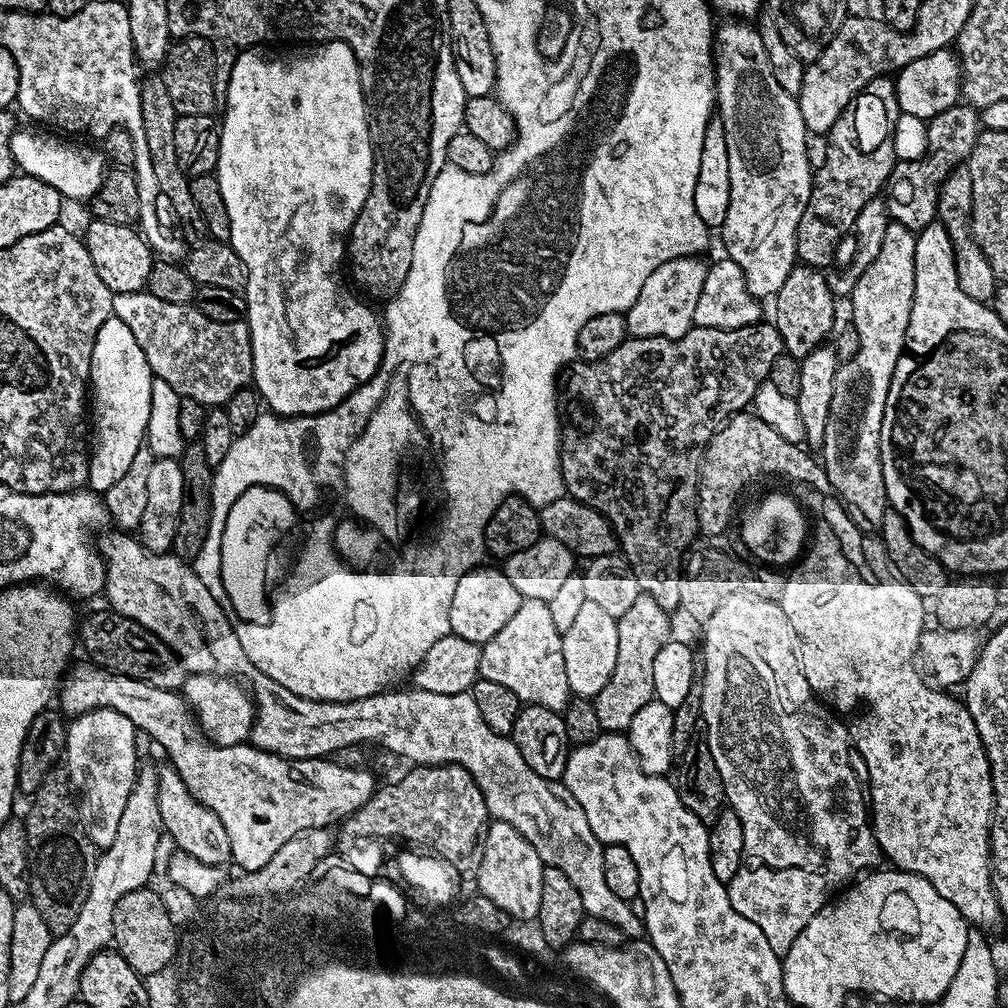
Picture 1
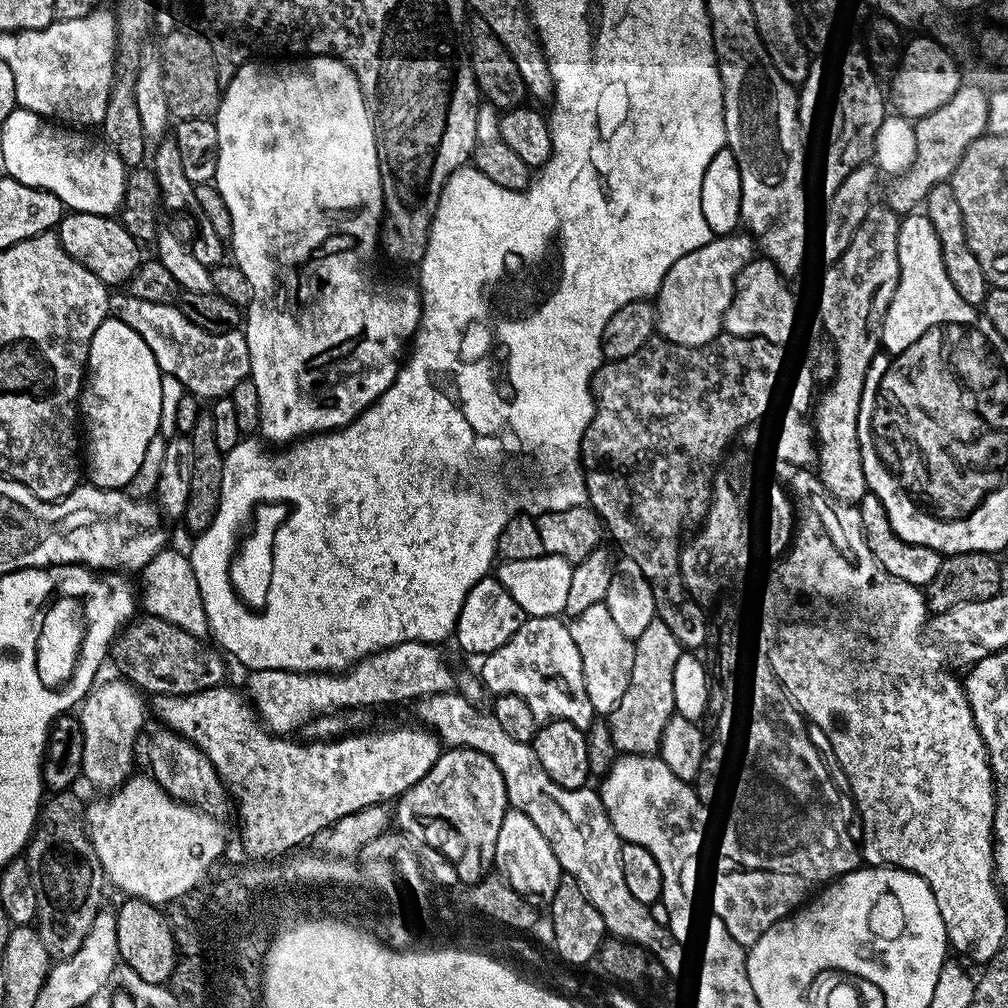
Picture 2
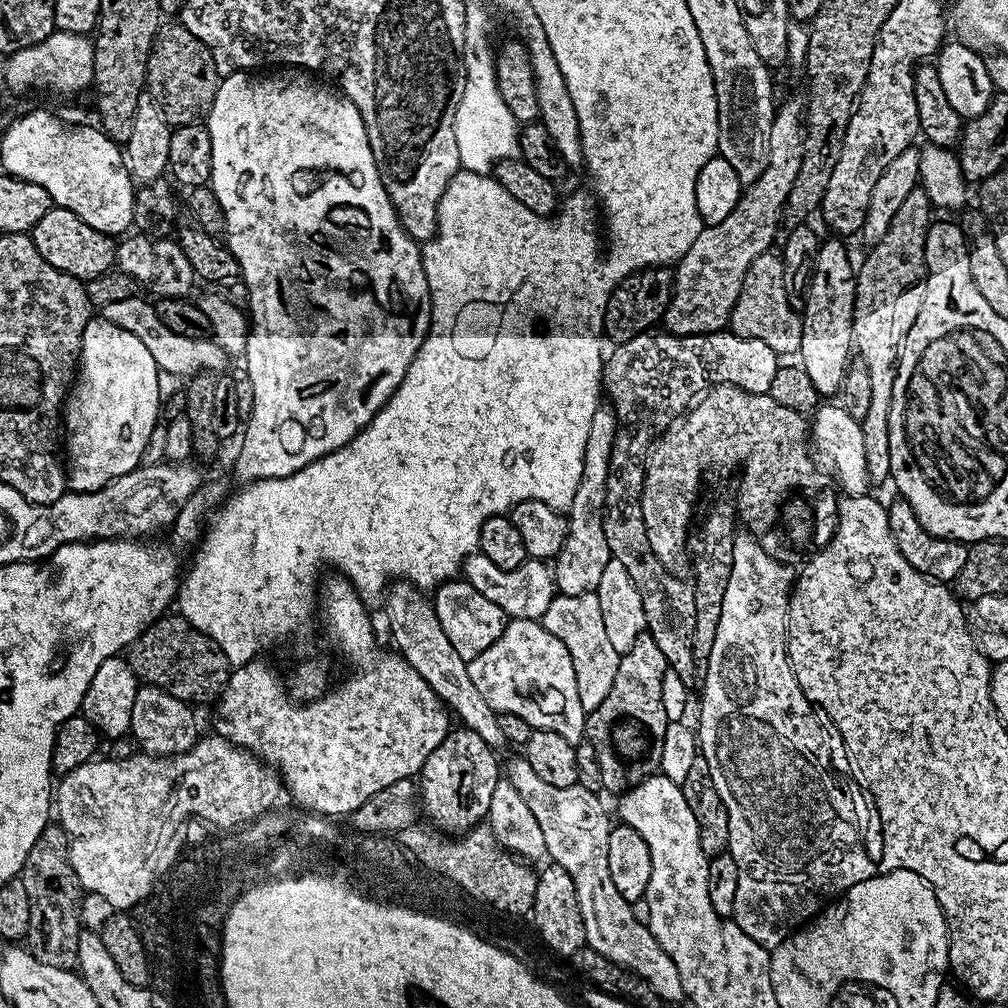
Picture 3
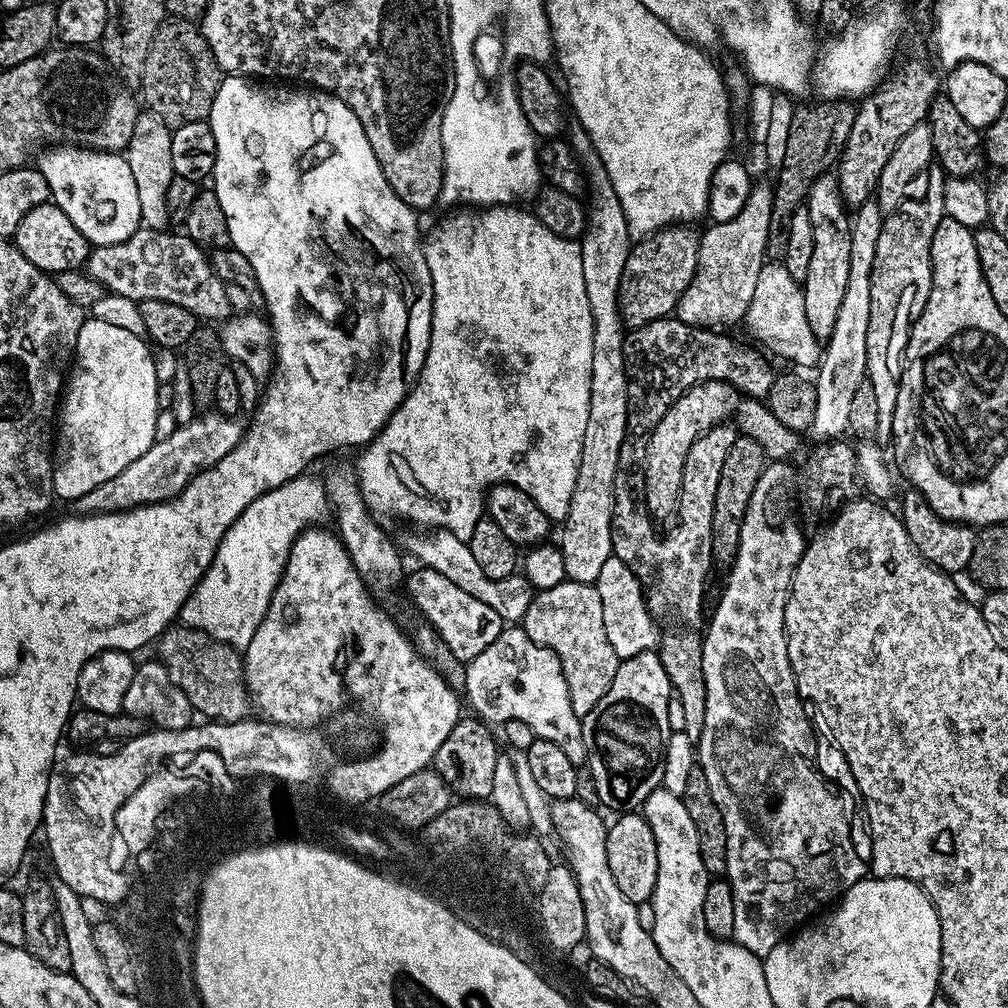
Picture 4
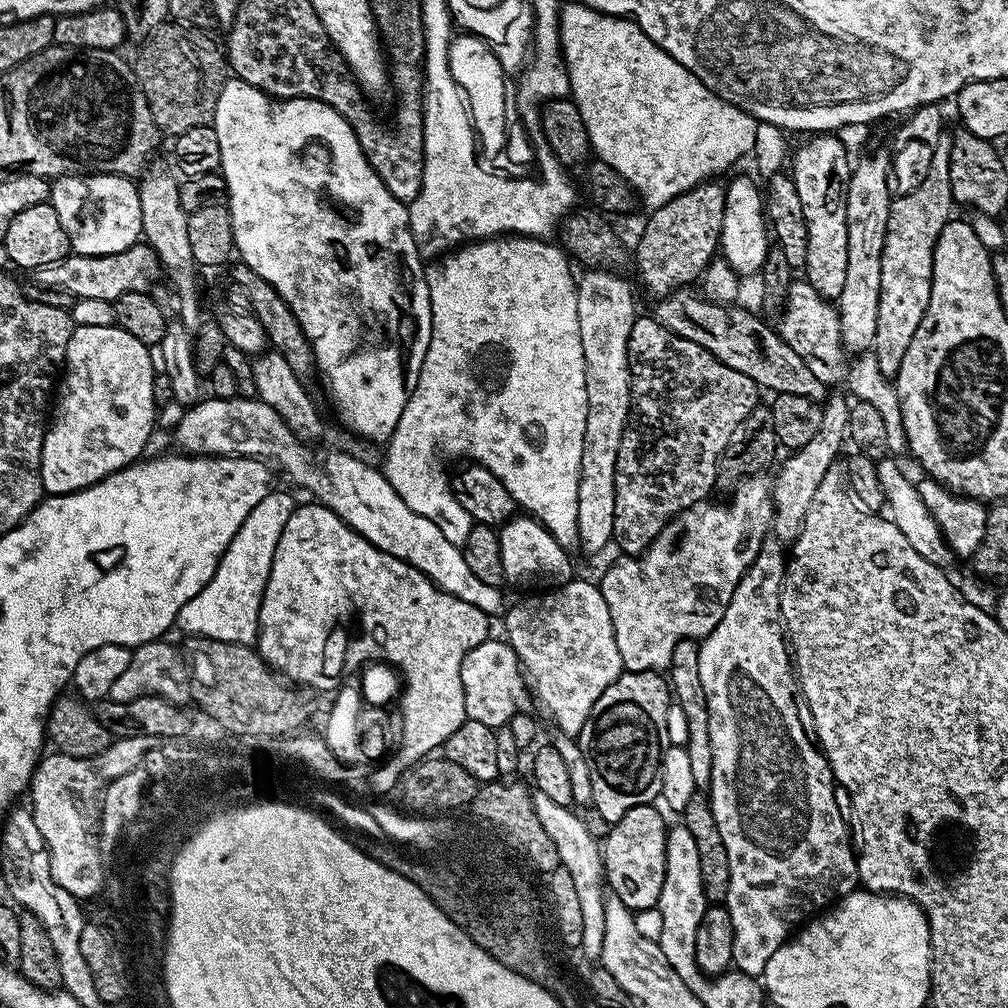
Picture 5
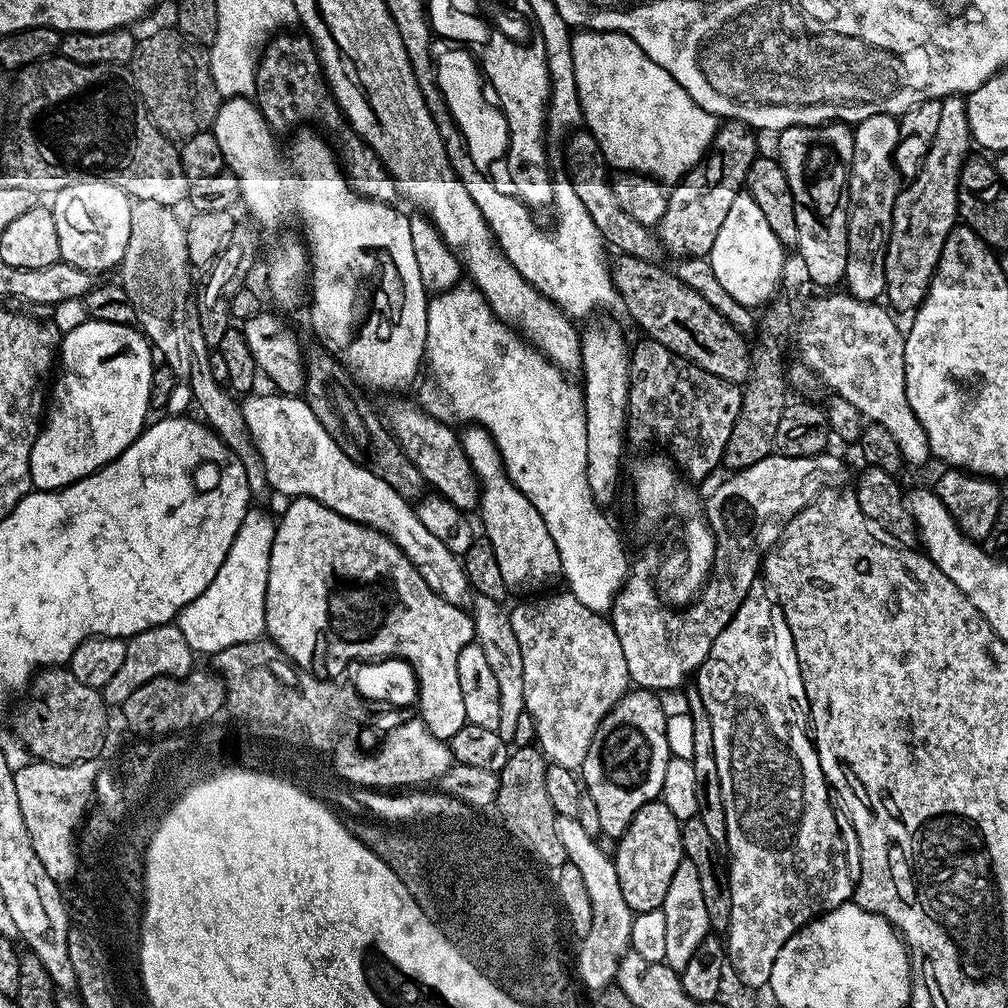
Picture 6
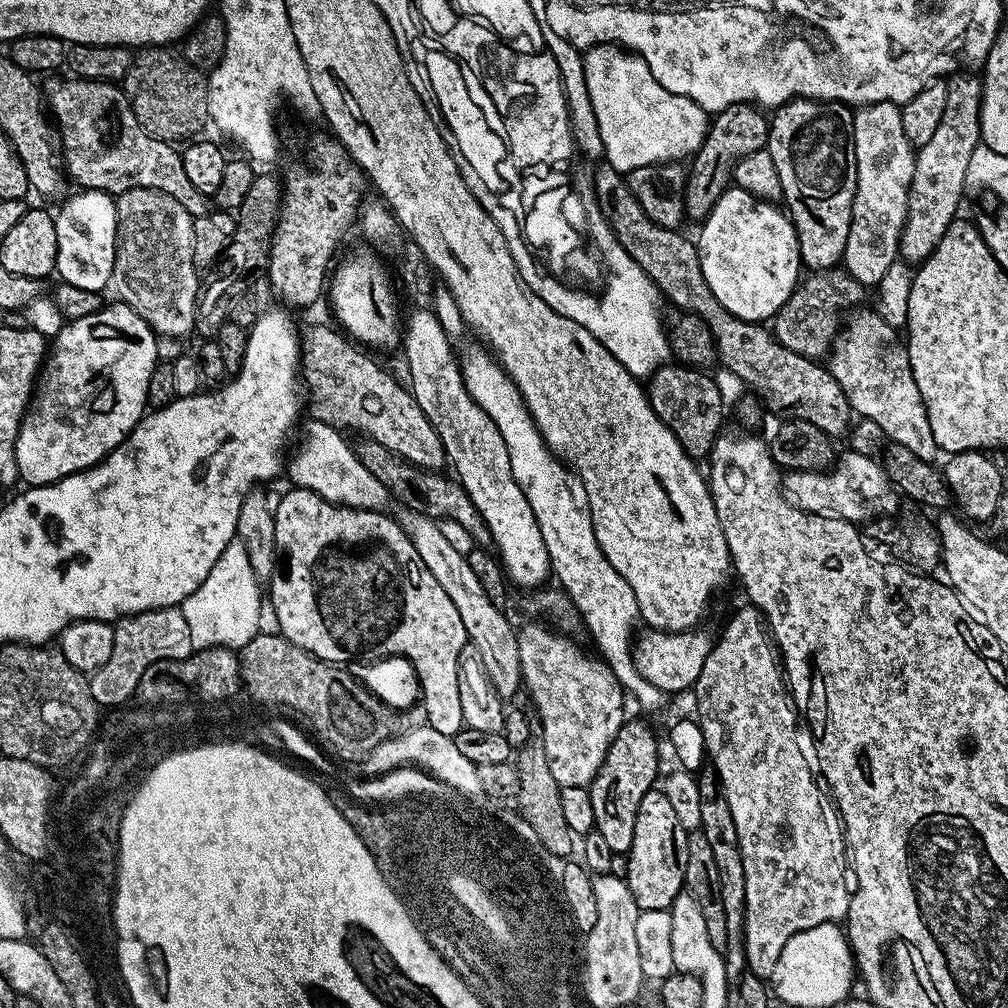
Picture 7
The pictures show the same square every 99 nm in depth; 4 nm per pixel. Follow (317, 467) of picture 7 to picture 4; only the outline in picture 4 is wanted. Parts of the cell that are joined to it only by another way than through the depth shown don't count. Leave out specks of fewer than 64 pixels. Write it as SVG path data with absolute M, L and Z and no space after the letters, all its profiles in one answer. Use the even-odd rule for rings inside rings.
M215 410L196 414L192 421L177 426L170 437L152 444L142 458L134 458L122 474L114 474L110 482L102 482L102 486L78 498L74 502L75 511L80 514L124 512L141 504L160 504L164 500L172 500L197 474L222 462L222 458L238 446L245 429L240 422L235 416L224 416ZM416 530L413 536L405 538L404 544L420 559L419 563L423 567L438 570L438 574L450 578L450 582L454 582L454 586L462 586L466 594L474 594L474 598L486 602L486 606L491 606L493 610L498 610L498 614L504 621L523 621L534 595L532 583L524 575L517 574L501 580L486 578L486 574L482 574L482 569L474 559L474 554L470 554L467 543L461 537L455 536L453 532Z

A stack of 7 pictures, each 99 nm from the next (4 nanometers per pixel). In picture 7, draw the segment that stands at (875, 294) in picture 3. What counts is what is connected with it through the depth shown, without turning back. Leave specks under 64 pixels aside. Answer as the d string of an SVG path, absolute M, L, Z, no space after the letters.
M957 70L947 77L946 107L942 113L942 122L934 130L930 142L916 152L914 178L908 195L906 222L900 235L901 261L919 266L924 259L942 242L942 234L957 219L956 207L966 193L966 170L970 166L970 154L981 147L980 111L984 81L972 70Z

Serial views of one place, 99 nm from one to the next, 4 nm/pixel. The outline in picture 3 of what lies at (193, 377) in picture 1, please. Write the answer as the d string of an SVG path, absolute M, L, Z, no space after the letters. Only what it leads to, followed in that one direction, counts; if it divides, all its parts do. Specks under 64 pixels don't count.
M134 295L122 298L122 302L107 302L103 305L102 318L106 322L114 322L114 326L122 326L122 330L130 330L130 334L134 334L134 338L150 350L150 358L154 358L160 371L192 378L197 374L220 374L229 367L230 355L219 342L213 338L190 338L186 334L176 334L170 326L166 326L166 322L162 322L162 318L158 318L155 303L147 304L140 299L139 295Z

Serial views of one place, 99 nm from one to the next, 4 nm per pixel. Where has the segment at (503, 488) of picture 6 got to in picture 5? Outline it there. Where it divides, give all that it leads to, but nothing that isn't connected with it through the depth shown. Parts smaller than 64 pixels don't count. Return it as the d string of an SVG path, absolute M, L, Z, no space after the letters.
M513 515L499 529L505 581L516 588L528 588L524 590L551 590L567 584L574 576L569 549L562 547L539 519L520 515Z

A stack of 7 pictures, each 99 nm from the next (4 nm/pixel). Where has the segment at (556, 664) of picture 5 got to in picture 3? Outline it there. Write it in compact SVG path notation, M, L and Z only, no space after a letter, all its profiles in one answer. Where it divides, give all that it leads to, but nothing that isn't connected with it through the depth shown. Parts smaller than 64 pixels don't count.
M595 592L577 596L553 595L550 606L542 617L542 623L546 630L550 630L550 634L554 634L554 638L558 638L566 646L574 662L578 698L585 713L593 712L606 698L610 686L614 686L622 655L618 650L614 650L610 637L606 634L606 626L602 626L602 606Z

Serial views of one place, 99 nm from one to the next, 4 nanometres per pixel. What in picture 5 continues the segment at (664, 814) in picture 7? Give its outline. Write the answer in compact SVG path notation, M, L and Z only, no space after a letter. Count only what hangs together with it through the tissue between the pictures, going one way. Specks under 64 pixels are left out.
M650 803L634 806L634 810L626 810L626 814L622 814L622 818L618 818L618 822L611 825L609 836L602 841L604 879L607 887L612 887L611 895L618 897L634 914L659 905L662 882L666 878L666 842L669 825L664 824L664 816L656 807L655 803Z

